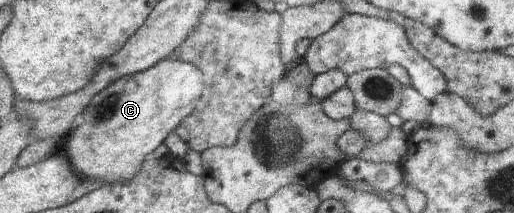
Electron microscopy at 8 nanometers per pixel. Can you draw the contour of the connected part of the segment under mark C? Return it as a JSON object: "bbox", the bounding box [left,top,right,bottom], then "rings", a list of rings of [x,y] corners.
{"bbox":[67,58,203,184],"rings":[[[164,58],[143,72],[113,81],[95,95],[90,107],[83,113],[82,121],[69,135],[67,157],[71,167],[85,179],[102,179],[106,184],[135,176],[144,158],[152,154],[168,134],[192,113],[200,99],[202,83],[203,73],[194,64],[172,58]]]}

